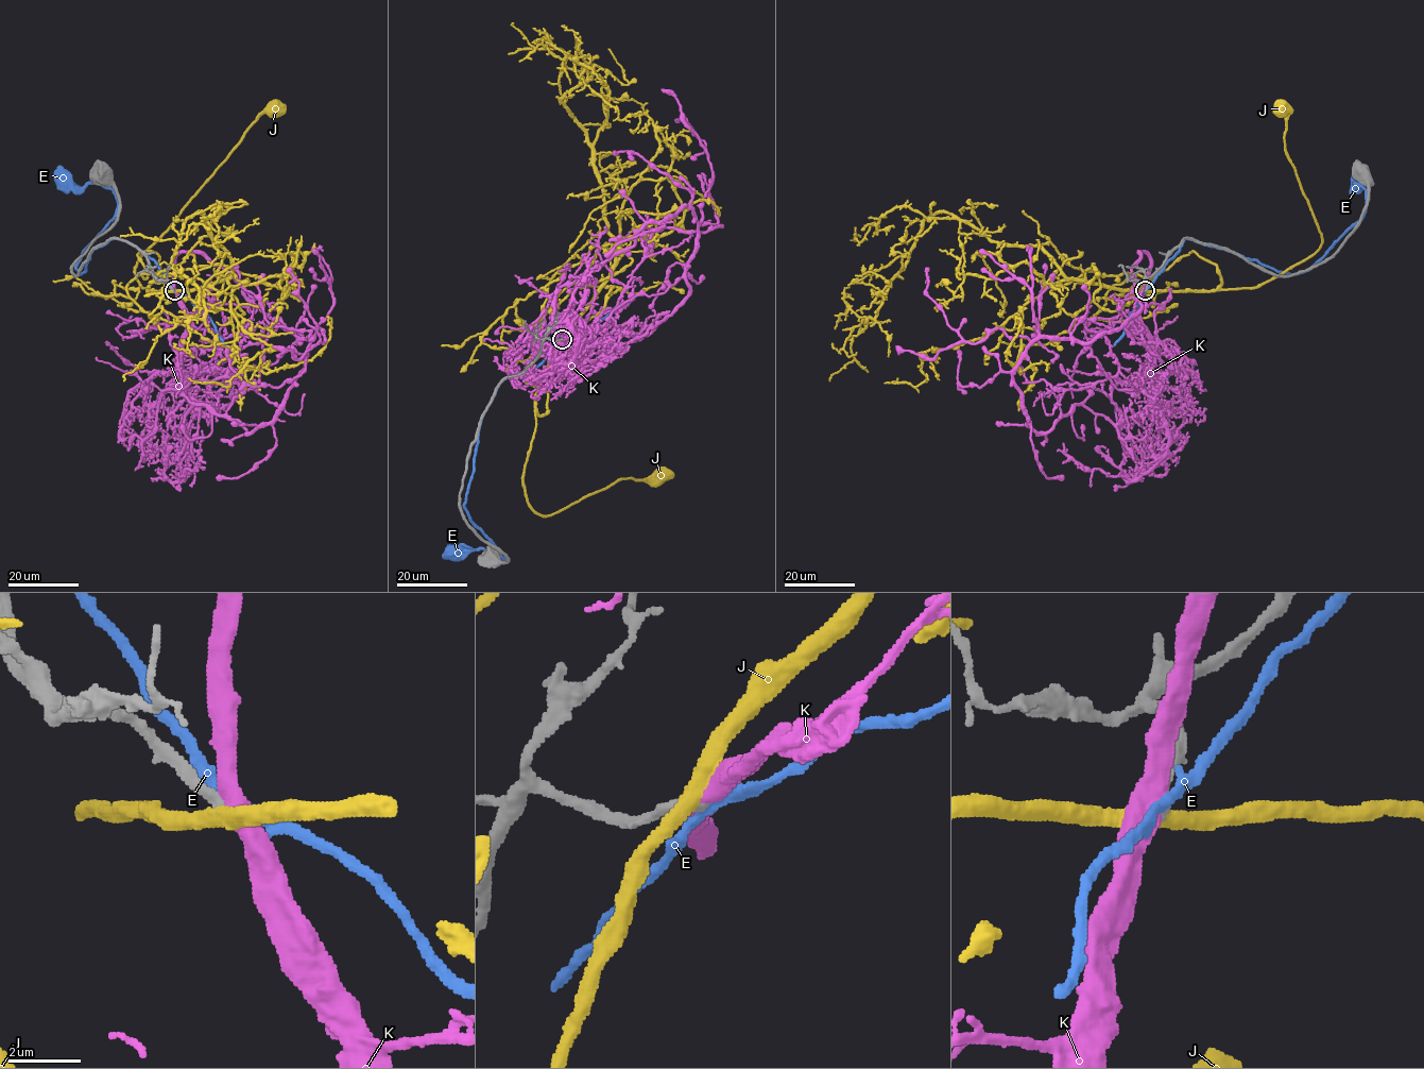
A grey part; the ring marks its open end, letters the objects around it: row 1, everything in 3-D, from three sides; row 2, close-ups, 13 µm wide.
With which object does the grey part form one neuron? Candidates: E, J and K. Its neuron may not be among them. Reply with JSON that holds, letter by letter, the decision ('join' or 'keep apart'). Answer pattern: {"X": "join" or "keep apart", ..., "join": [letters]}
{"E": "keep apart", "J": "keep apart", "K": "join", "join": ["K"]}

